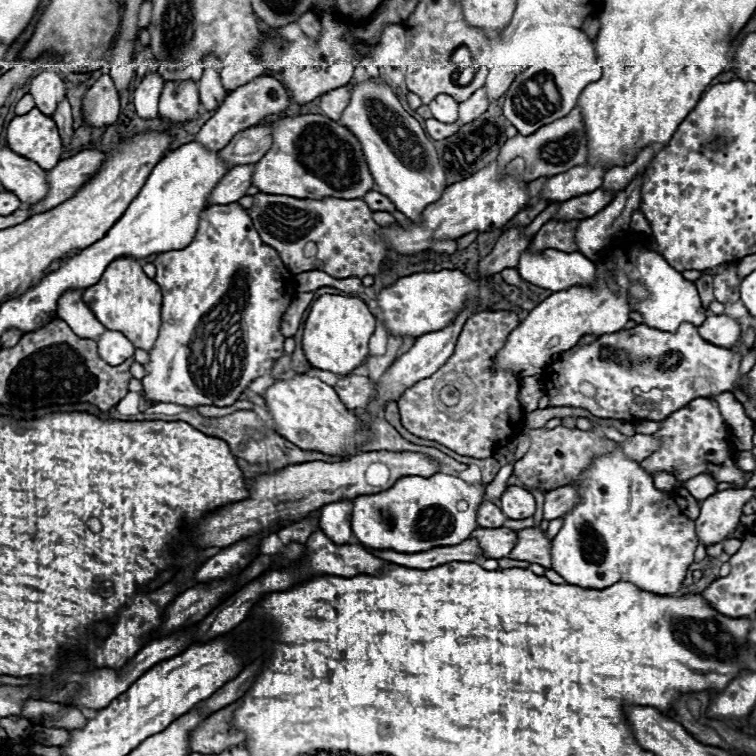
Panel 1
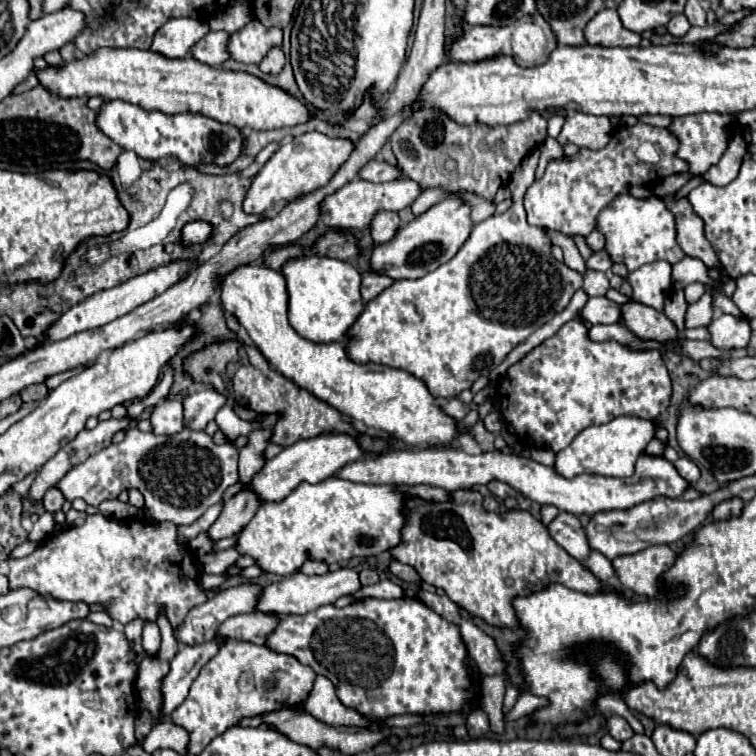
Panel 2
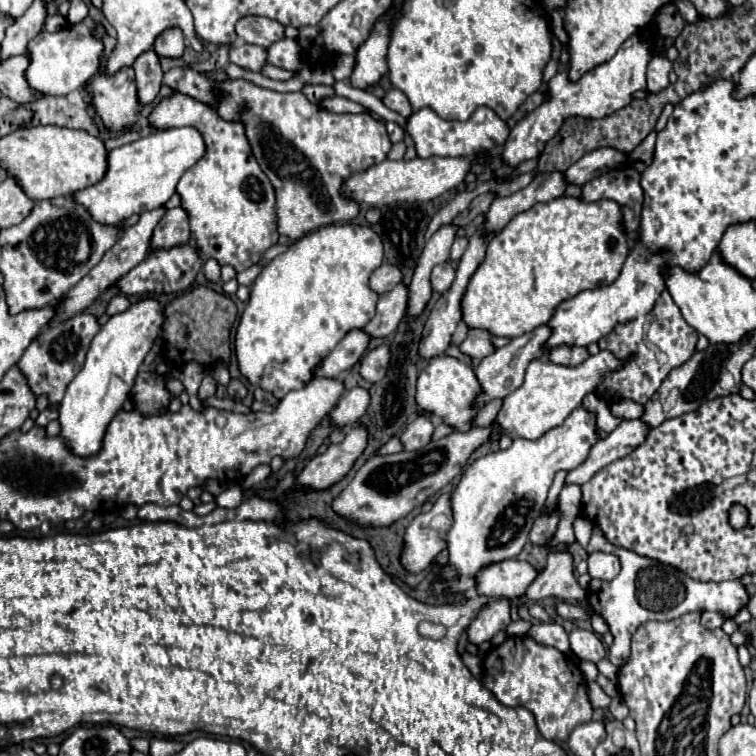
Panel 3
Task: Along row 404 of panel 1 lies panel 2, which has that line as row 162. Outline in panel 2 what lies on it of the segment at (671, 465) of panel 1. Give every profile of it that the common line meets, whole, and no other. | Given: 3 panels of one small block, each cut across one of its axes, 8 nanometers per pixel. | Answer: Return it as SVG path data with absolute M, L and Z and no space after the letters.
M712 112L672 118L668 132L676 134L676 138L680 142L676 156L684 158L684 162L688 162L688 174L706 174L708 168L714 166L722 158L722 154L728 148L730 128L734 122L736 122L736 114L712 114Z

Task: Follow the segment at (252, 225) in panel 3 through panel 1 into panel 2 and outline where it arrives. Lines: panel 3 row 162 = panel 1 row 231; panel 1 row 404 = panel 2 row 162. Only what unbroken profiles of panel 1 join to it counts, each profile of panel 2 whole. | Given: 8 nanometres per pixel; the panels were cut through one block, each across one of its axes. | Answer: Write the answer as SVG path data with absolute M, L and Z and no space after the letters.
M108 100L96 112L96 126L108 138L112 138L120 148L136 152L144 160L176 158L186 166L196 166L200 162L216 162L218 166L228 166L242 152L240 132L228 124L220 124L202 114L160 114L148 112L124 100Z

